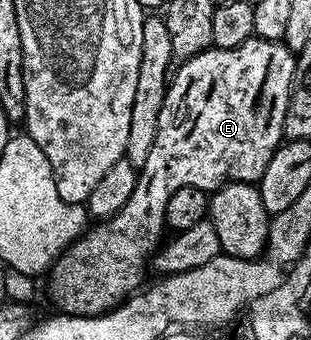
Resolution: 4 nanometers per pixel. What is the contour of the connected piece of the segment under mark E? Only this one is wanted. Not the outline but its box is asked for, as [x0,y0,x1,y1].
[49,38,295,316]

